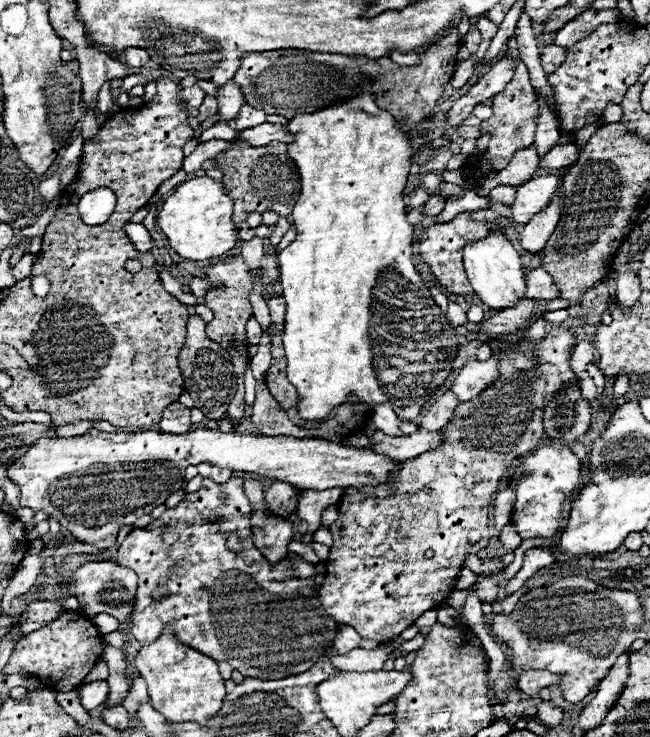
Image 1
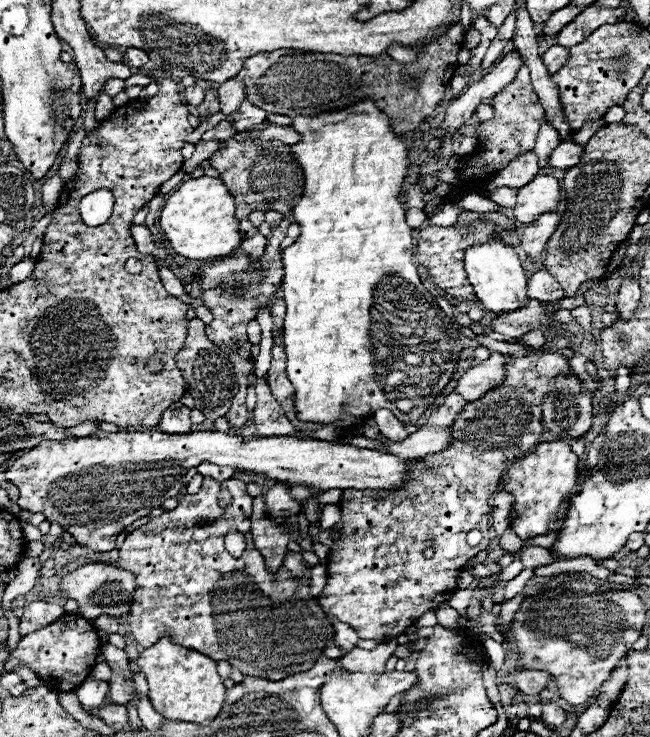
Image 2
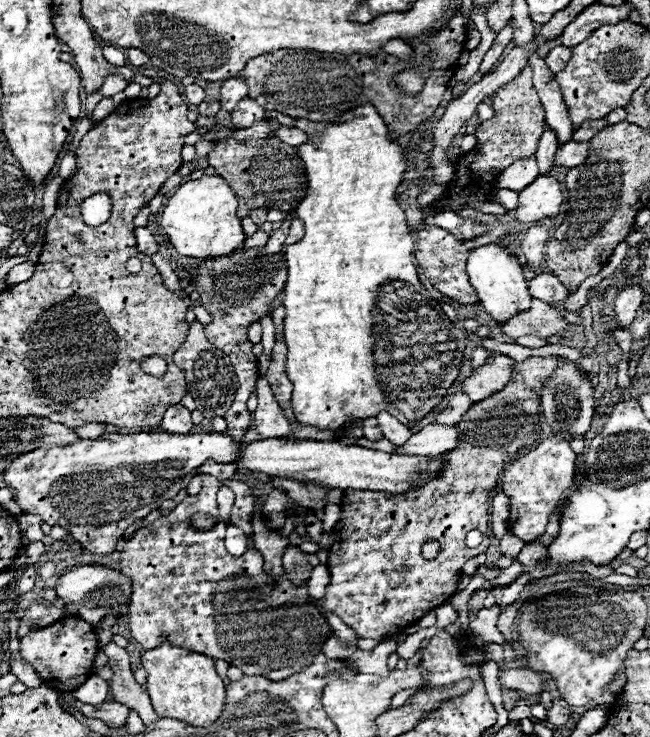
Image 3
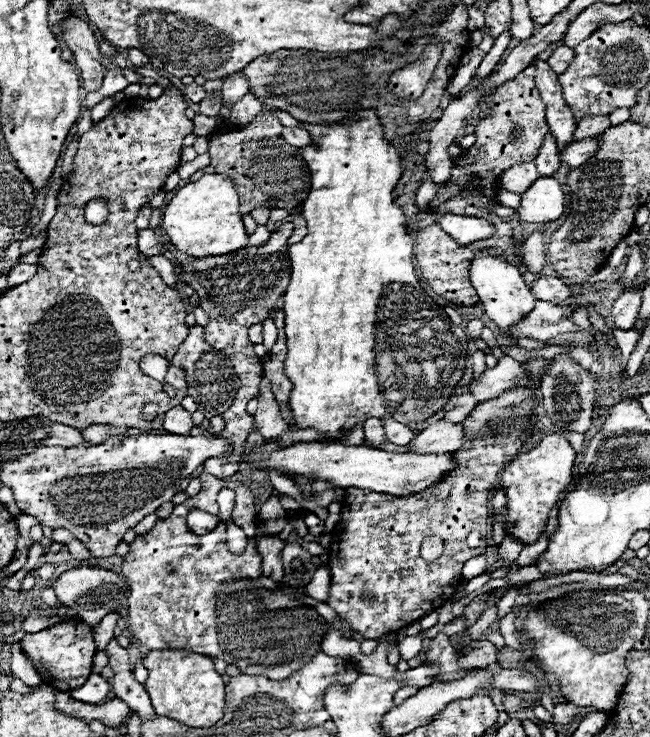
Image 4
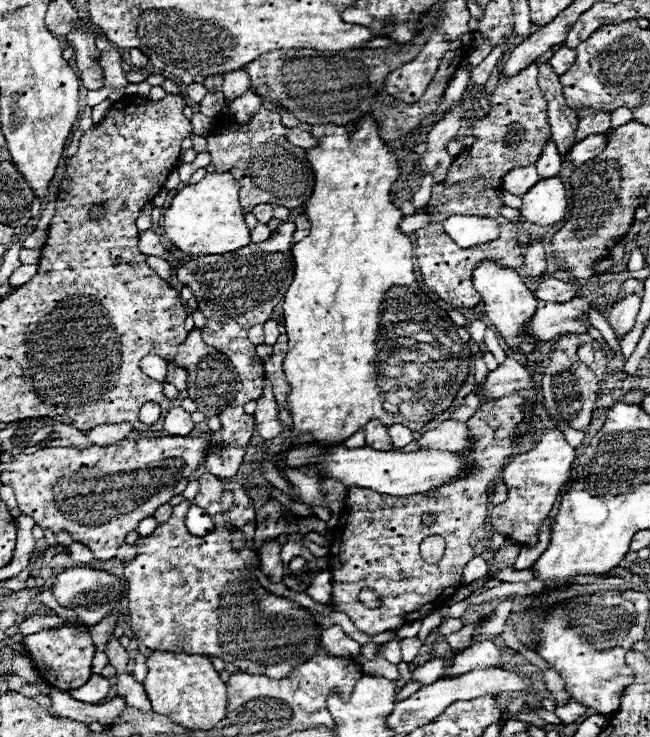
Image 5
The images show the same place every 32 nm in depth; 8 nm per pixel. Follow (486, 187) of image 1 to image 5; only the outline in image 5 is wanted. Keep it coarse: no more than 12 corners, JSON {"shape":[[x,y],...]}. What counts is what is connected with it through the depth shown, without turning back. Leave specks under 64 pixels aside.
{"shape":[[536,166],[514,168],[504,176],[502,188],[524,196],[540,176]]}

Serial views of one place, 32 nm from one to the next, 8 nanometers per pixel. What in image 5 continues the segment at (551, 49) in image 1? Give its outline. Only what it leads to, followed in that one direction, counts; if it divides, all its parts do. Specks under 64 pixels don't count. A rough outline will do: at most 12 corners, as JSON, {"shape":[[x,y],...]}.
{"shape":[[562,46],[548,64],[558,76],[568,72],[576,50]]}

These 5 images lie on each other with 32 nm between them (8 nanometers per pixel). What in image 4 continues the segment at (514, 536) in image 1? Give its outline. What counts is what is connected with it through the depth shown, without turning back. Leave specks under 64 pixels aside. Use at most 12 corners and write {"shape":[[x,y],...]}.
{"shape":[[504,536],[498,546],[498,560],[514,564],[524,544]]}

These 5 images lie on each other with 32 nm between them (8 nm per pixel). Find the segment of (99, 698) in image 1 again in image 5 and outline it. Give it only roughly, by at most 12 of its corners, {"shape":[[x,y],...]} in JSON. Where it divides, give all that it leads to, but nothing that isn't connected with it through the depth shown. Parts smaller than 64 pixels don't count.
{"shape":[[92,674],[88,684],[68,692],[74,700],[98,704],[110,690],[110,680]]}

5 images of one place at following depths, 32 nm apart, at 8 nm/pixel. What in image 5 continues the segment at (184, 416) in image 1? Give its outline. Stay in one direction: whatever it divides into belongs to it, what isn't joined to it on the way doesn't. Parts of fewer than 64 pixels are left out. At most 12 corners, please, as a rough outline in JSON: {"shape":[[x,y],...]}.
{"shape":[[172,408],[164,420],[170,436],[188,436],[194,430],[190,412]]}

